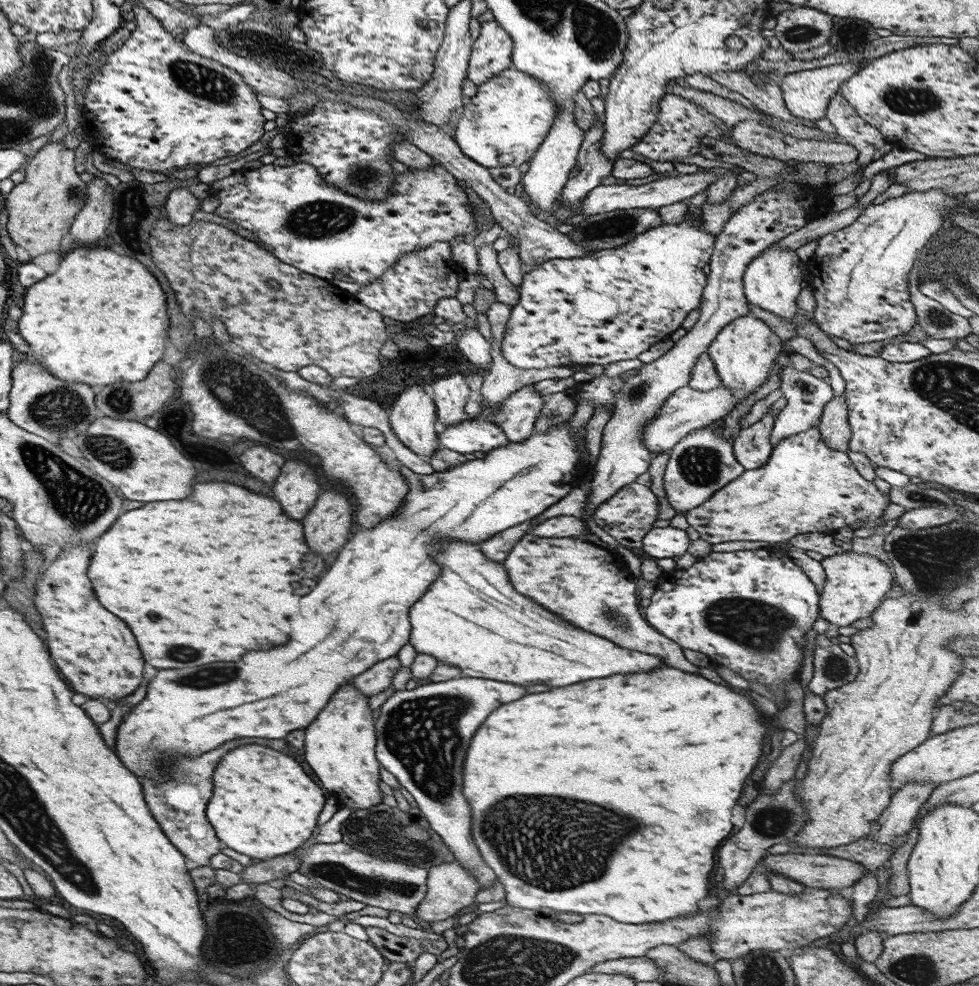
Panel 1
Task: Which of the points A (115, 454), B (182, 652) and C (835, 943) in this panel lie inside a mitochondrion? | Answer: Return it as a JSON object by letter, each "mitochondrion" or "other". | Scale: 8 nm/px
{"A":"mitochondrion","B":"mitochondrion","C":"other"}

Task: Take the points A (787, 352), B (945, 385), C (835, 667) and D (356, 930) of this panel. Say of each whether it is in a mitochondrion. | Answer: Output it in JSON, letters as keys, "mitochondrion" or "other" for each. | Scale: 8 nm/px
{"A":"other","B":"mitochondrion","C":"mitochondrion","D":"other"}

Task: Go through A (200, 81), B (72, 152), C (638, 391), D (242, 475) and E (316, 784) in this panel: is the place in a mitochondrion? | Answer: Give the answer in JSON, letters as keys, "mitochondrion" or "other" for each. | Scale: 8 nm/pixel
{"A":"mitochondrion","B":"other","C":"mitochondrion","D":"other","E":"other"}

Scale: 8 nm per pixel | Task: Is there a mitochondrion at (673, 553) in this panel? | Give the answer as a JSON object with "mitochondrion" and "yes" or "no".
{"mitochondrion":"no"}

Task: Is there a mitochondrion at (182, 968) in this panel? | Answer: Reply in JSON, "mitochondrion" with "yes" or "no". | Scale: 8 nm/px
{"mitochondrion":"no"}

